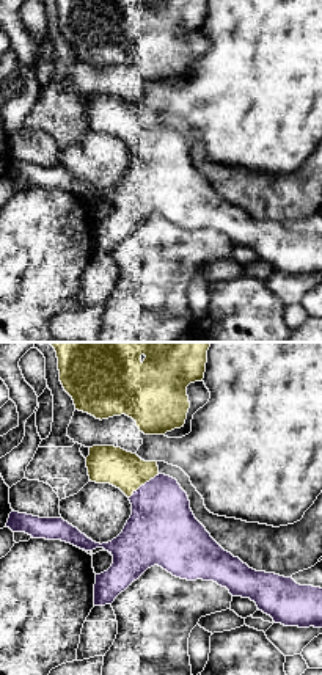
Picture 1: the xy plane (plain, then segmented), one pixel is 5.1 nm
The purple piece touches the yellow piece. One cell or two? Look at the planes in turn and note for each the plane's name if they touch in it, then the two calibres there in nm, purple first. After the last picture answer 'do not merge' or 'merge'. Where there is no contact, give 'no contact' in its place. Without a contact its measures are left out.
xy | 360/190 nm

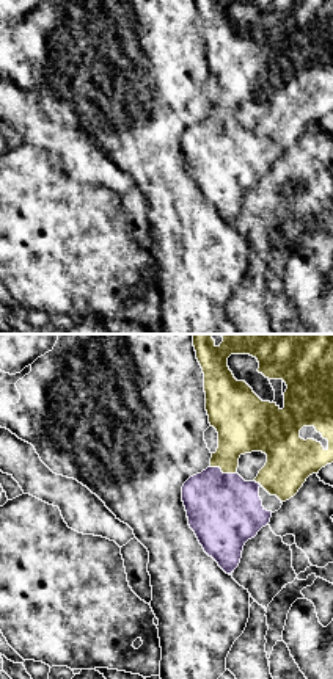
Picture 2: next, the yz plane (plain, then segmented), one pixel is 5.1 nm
yz | 380/260 nm

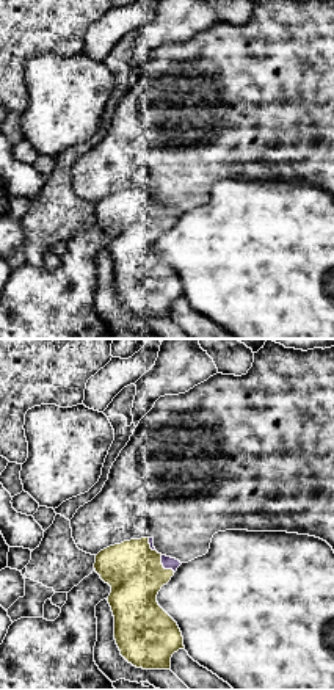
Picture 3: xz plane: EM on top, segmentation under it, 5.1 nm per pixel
xz | 60/280 nm

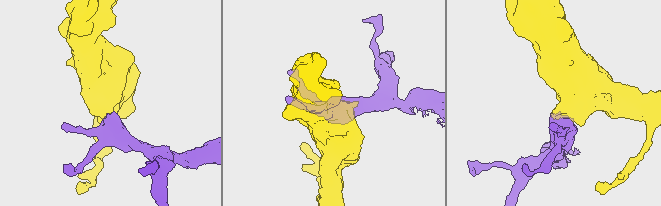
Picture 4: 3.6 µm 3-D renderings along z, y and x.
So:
merge

